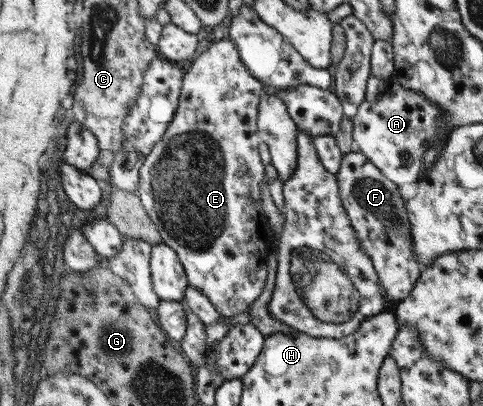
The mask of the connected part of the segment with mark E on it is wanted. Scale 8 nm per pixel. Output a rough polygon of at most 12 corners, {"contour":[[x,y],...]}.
{"contour":[[237,43],[185,73],[138,194],[223,317],[269,278],[259,107]]}

